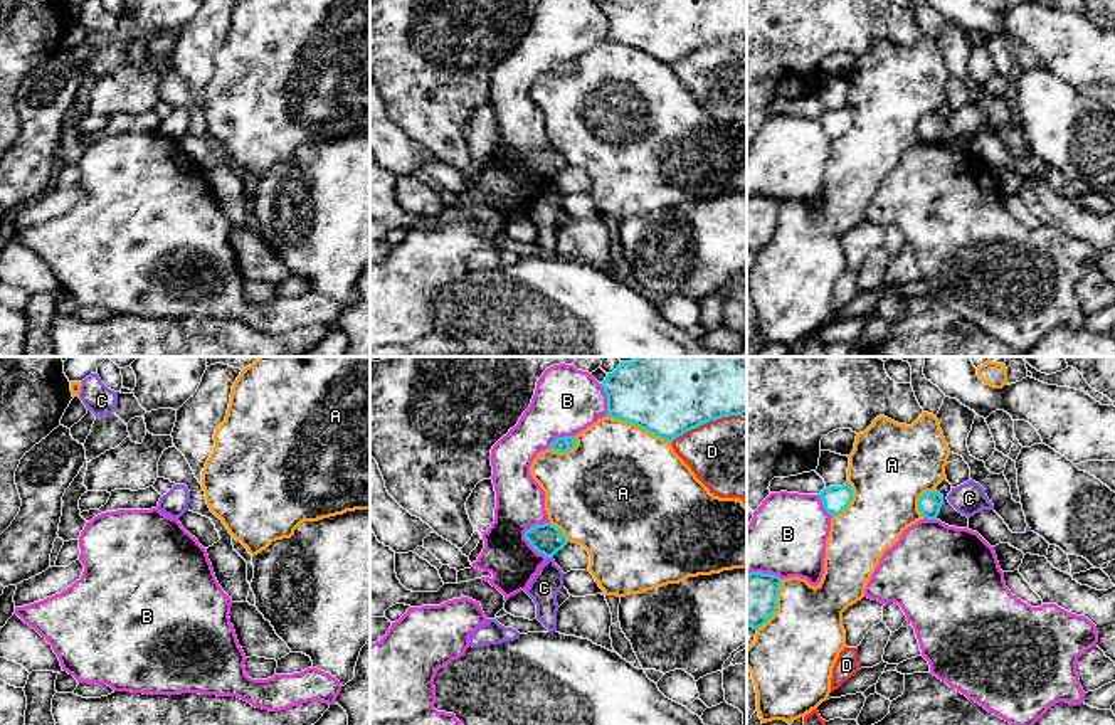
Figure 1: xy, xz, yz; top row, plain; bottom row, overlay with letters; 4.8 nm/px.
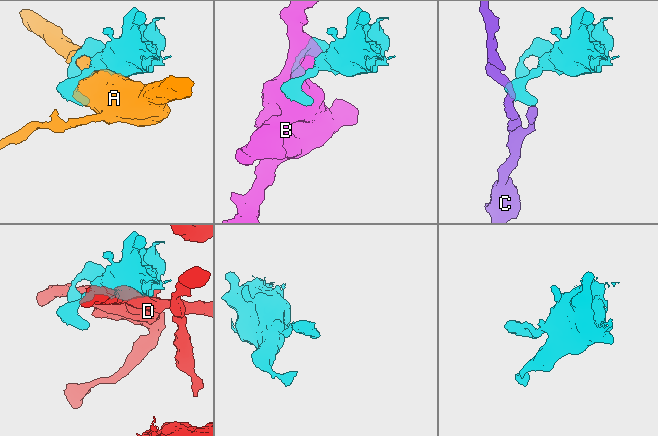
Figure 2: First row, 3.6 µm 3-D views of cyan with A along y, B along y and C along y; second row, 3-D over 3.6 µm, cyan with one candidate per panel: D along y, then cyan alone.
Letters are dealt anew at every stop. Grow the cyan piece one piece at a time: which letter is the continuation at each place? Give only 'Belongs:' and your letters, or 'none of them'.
Belongs: none of them

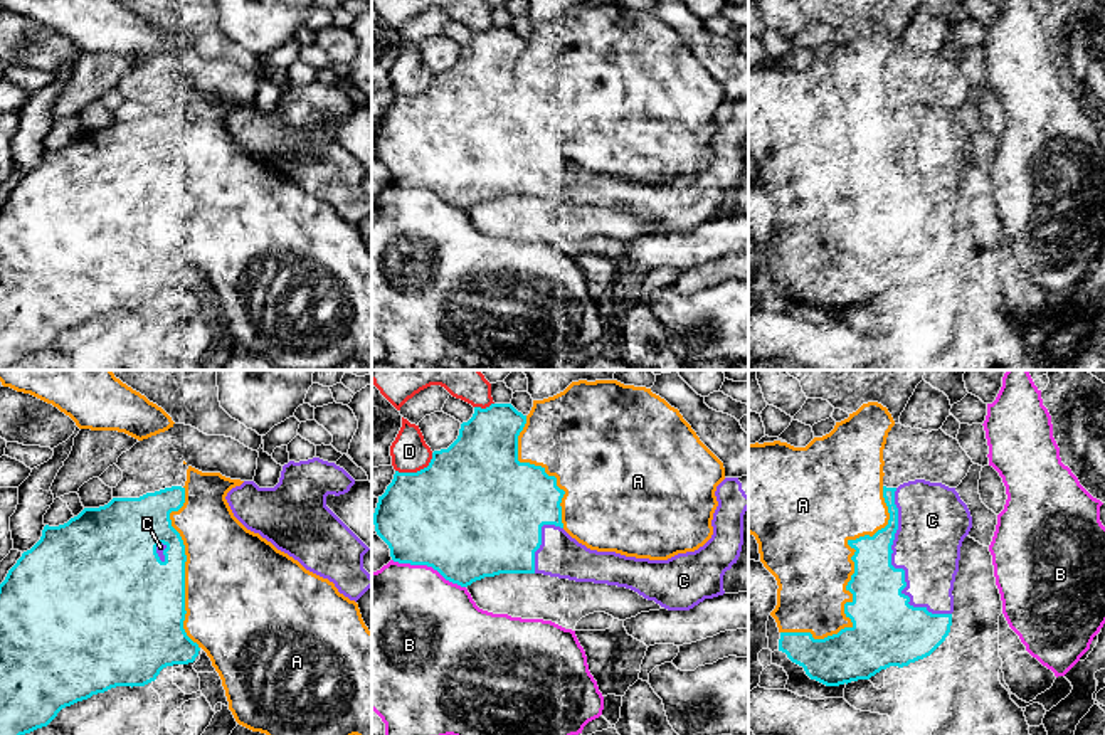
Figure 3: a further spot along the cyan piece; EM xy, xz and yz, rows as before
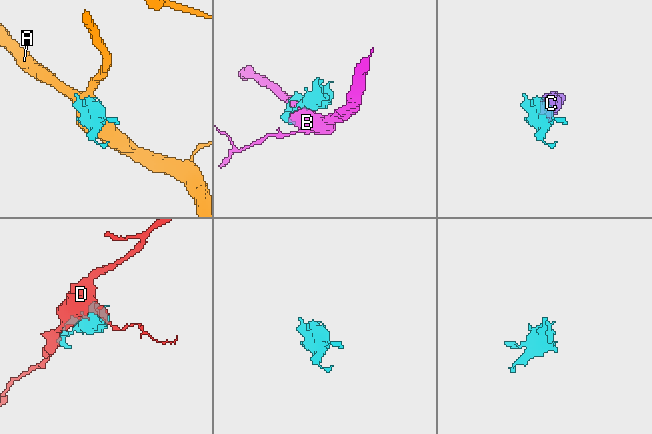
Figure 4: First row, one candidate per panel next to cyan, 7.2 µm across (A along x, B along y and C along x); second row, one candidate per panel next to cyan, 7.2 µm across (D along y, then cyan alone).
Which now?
Belongs: C

